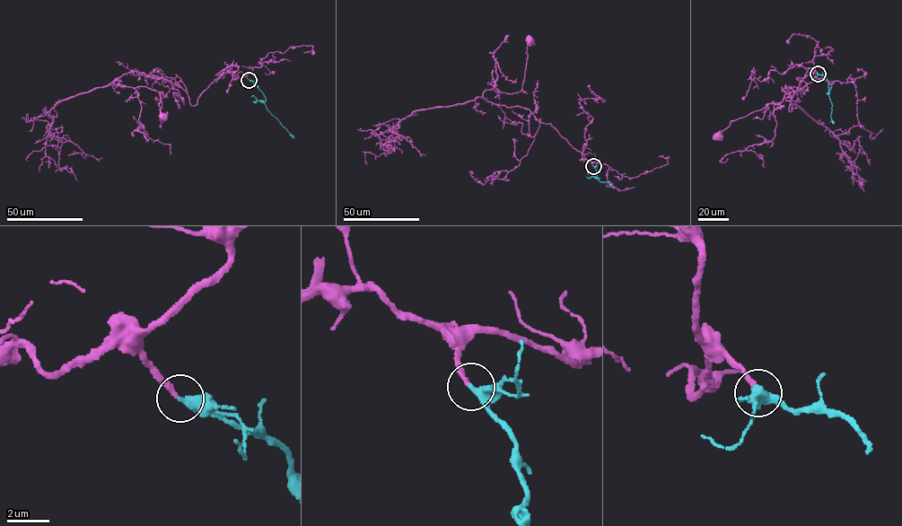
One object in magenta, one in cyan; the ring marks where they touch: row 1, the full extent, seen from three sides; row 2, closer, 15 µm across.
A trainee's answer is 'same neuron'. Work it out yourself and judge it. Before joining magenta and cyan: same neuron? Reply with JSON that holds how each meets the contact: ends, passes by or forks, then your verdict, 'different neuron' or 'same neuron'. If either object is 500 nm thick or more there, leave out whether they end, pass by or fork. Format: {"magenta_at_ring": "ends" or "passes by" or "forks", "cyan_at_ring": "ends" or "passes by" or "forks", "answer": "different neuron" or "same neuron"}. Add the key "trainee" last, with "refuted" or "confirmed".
{"magenta_at_ring": "ends", "cyan_at_ring": "ends", "answer": "same neuron", "trainee": "confirmed"}

